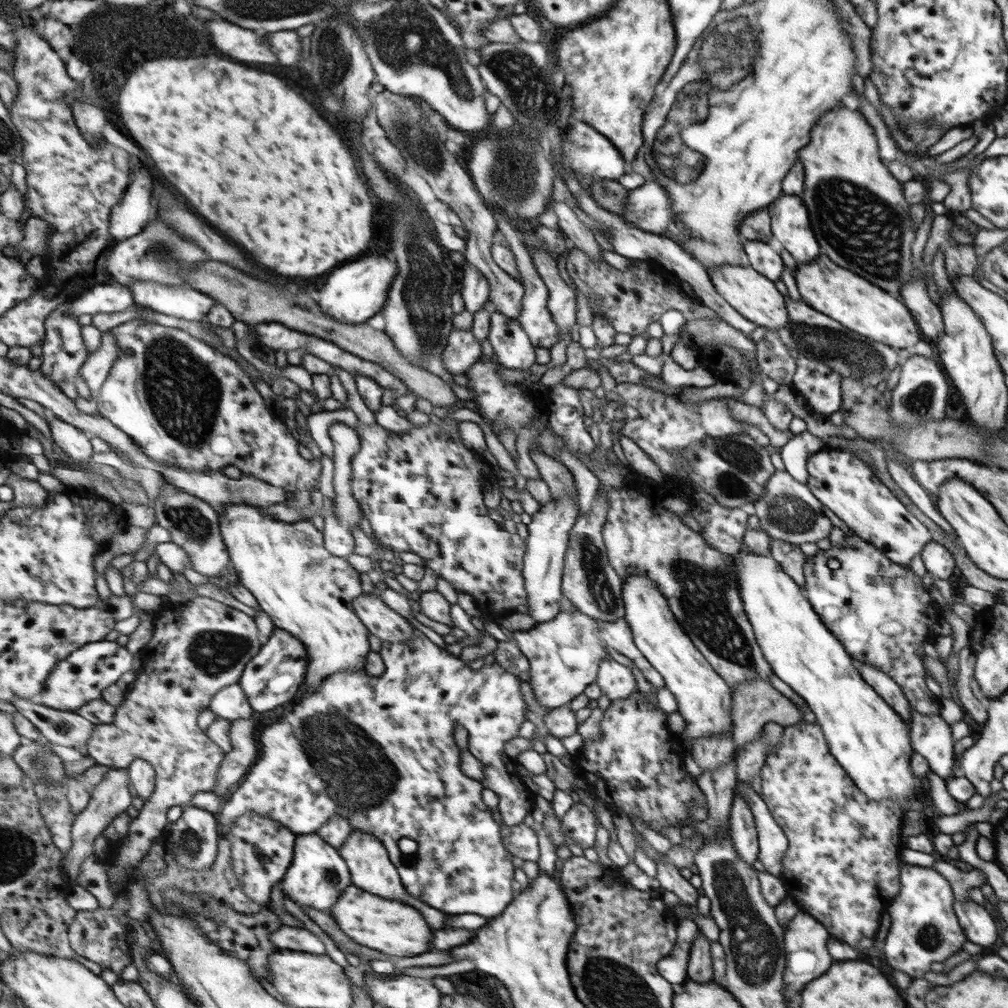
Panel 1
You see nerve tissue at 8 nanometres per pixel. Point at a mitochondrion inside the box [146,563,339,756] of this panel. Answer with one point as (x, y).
(212, 652)

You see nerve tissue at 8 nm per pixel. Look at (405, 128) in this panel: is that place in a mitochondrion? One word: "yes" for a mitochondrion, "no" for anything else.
yes

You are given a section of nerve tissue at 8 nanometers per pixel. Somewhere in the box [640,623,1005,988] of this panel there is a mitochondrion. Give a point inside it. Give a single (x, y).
(929, 939)

